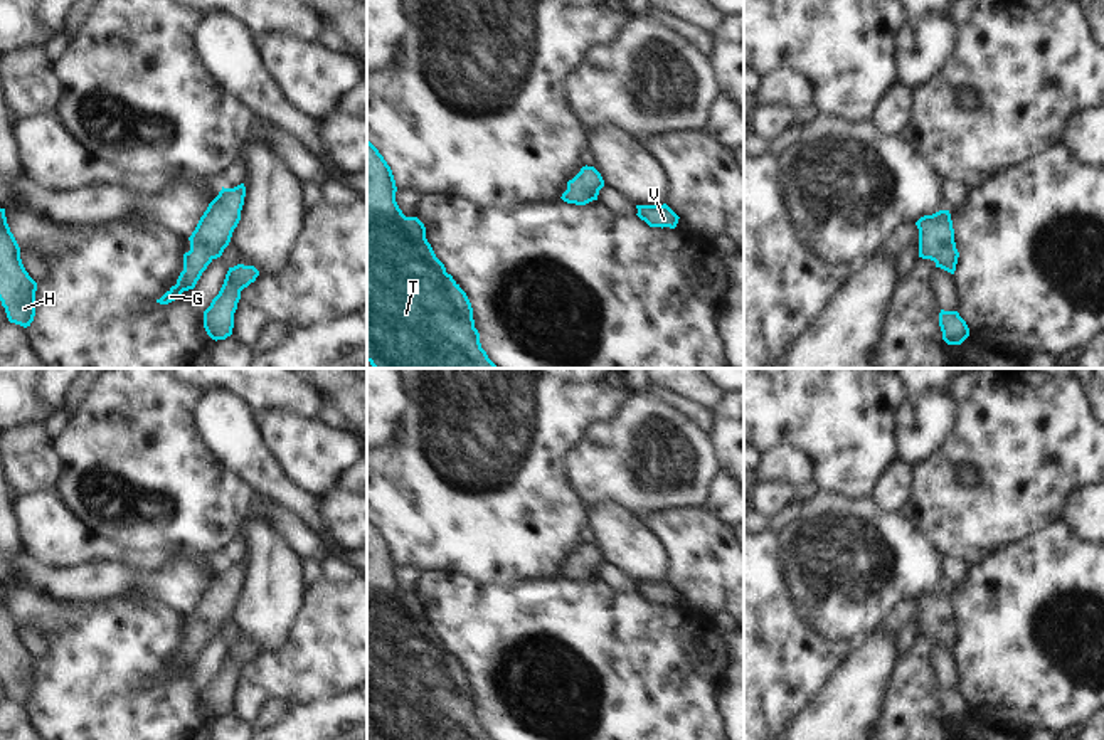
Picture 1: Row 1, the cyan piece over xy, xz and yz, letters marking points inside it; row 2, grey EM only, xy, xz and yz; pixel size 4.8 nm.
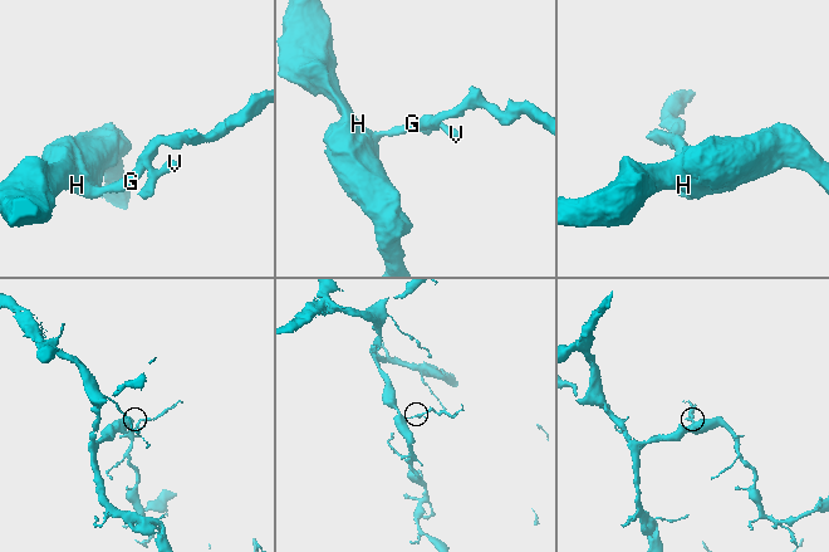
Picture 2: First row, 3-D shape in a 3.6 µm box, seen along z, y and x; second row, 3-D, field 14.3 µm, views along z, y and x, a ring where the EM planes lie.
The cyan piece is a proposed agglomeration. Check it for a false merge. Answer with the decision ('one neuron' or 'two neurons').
one neuron

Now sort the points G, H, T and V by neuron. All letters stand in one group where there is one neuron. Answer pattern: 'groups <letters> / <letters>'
groups G H T V

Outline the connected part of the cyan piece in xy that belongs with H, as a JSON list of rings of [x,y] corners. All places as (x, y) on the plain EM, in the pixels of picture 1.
[[[0,585],[0,678],[10,700],[30,703],[35,693],[37,659],[25,648],[20,624]]]

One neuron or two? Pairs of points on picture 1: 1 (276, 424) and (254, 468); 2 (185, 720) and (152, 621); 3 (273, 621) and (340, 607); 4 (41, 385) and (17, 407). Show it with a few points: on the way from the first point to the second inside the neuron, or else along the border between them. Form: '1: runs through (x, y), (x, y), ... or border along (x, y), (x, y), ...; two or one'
1: border along (253, 412), (265, 446), (288, 478); two
2: runs through (160, 695), (148, 680), (148, 646); one
3: border along (307, 587), (283, 646); two
4: runs through (36, 389), (22, 402); one

